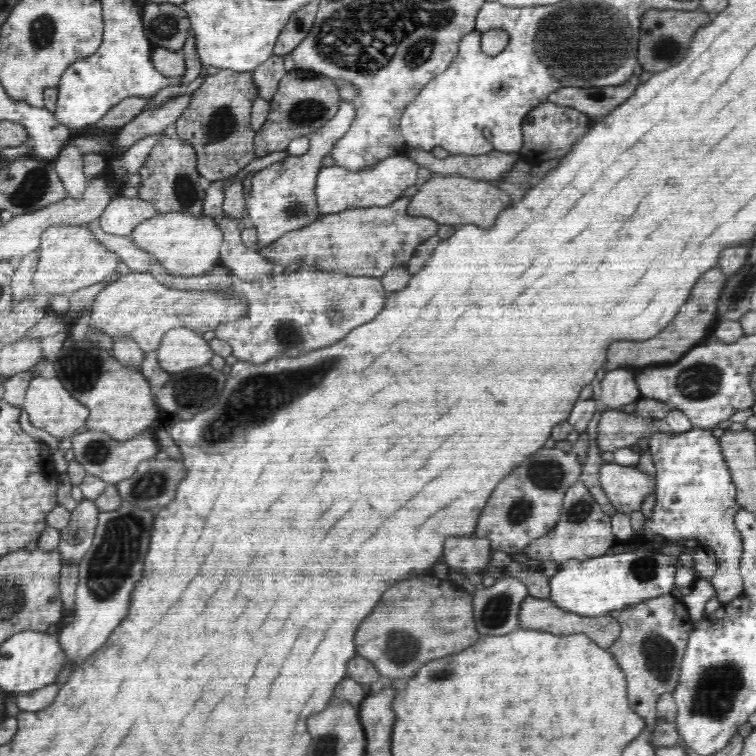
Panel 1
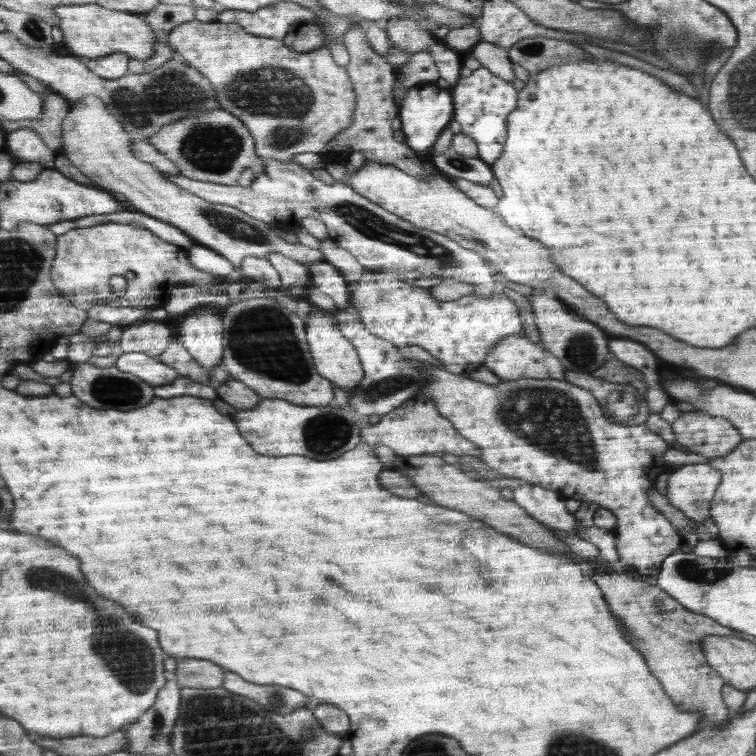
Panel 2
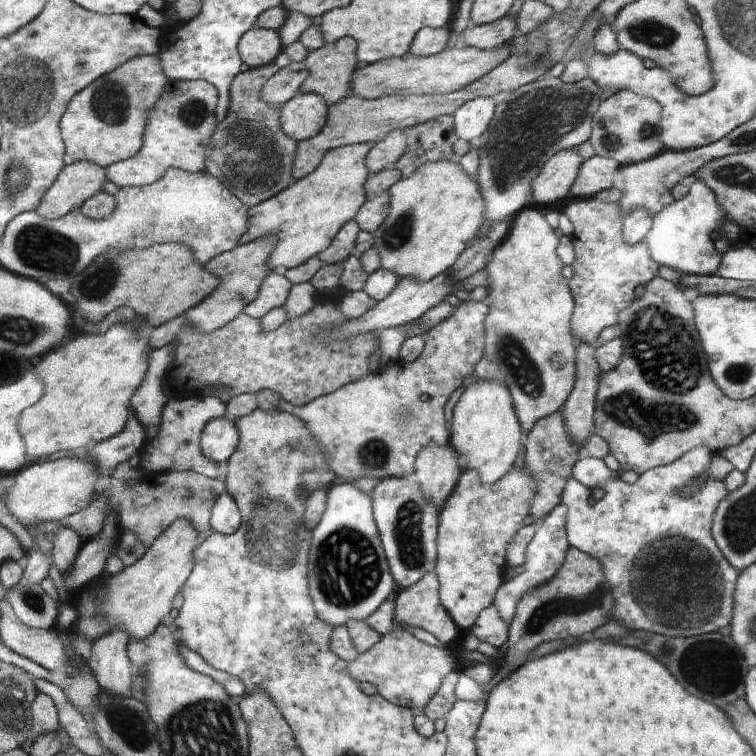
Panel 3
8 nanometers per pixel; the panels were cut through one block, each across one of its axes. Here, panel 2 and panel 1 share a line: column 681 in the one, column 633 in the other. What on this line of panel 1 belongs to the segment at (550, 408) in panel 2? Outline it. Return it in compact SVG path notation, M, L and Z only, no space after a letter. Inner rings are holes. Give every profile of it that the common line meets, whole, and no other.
M700 427L692 428L677 435L665 434L663 431L655 432L649 438L649 449L655 466L655 495L656 506L650 520L643 526L643 534L630 542L618 544L618 548L638 547L641 543L651 543L654 537L663 537L666 540L695 539L704 550L713 551L716 558L716 572L708 578L711 586L722 602L730 602L734 597L743 592L743 579L741 578L741 556L743 553L742 536L734 525L734 516L741 507L736 503L736 487L734 480L726 465L722 449L718 444L719 439L712 435L711 429Z

